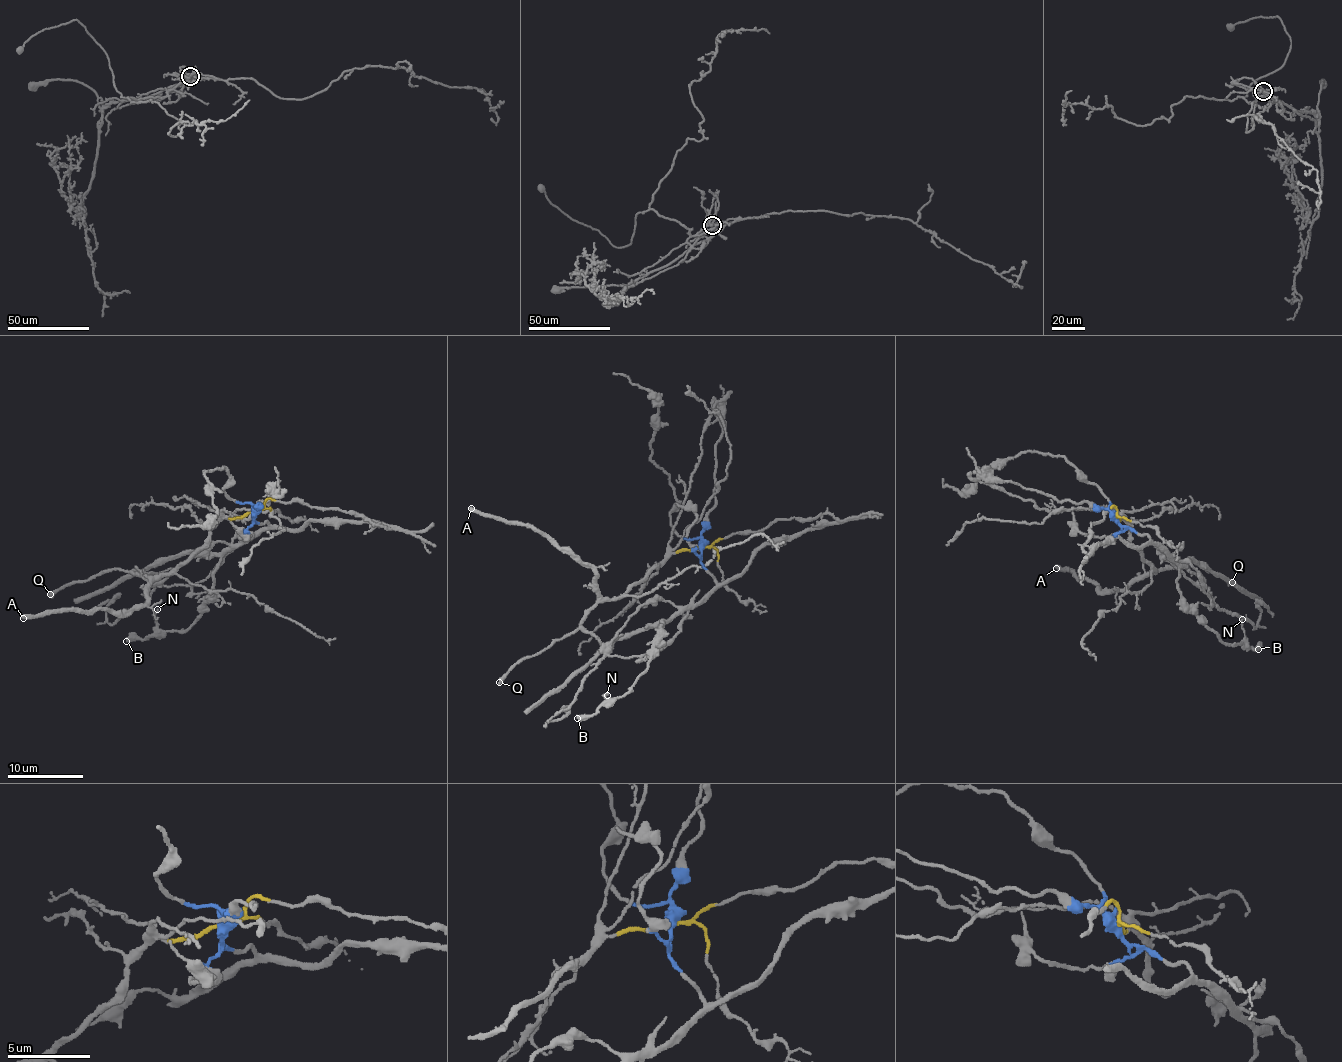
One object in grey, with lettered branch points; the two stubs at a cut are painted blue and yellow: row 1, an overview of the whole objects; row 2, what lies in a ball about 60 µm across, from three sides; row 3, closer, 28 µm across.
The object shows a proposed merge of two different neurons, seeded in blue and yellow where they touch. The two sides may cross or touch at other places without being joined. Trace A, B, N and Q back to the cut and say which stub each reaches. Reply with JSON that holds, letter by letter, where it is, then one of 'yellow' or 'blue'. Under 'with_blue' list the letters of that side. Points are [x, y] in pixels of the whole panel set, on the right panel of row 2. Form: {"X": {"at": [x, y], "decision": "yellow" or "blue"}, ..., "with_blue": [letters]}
{"A": {"at": [1056, 568], "decision": "yellow"}, "B": {"at": [1258, 649], "decision": "blue"}, "N": {"at": [1242, 619], "decision": "blue"}, "Q": {"at": [1232, 582], "decision": "yellow"}, "with_blue": ["B", "N"]}

